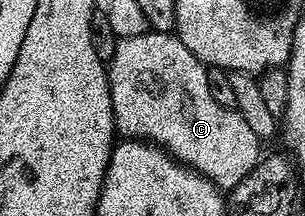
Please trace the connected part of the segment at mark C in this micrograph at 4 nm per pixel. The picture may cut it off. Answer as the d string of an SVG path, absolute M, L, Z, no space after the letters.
M153 32L146 34L138 34L138 38L126 38L125 40L117 40L116 49L114 50L114 58L107 61L108 69L108 85L110 86L110 98L114 106L114 114L118 125L118 132L121 137L131 138L134 140L146 140L156 144L164 151L172 155L172 159L180 161L181 164L187 164L196 172L201 172L208 180L213 180L217 188L221 190L231 190L234 186L238 186L238 182L242 182L242 178L246 178L246 174L250 174L250 170L254 170L254 166L262 159L262 141L258 138L258 134L254 134L254 130L250 130L250 125L246 122L246 118L242 118L242 114L235 108L227 108L226 106L218 106L218 102L214 102L214 98L210 94L210 82L208 81L208 68L194 54L190 54L190 50L186 50L186 46L182 46L180 37L172 32Z

